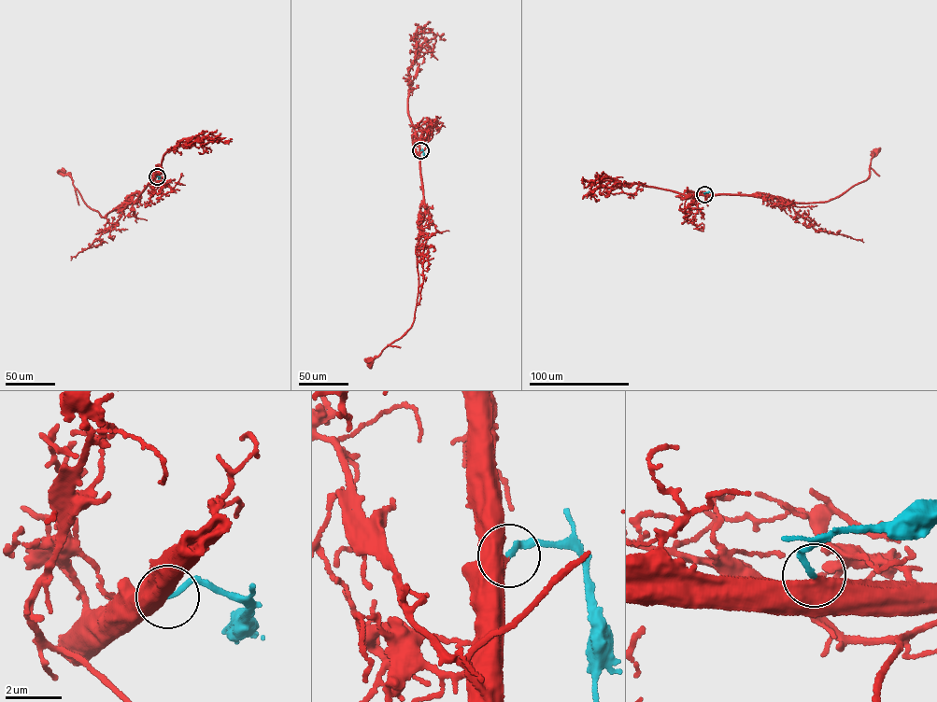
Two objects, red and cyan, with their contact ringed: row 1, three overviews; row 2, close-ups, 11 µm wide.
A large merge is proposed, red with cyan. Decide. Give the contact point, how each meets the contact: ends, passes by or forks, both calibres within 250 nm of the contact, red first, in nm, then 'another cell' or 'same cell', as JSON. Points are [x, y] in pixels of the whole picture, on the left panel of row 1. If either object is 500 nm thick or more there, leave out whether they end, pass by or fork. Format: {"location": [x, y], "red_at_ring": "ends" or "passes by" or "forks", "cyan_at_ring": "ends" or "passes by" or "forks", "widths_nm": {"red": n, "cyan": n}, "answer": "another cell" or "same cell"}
{"location": [157, 176], "widths_nm": {"red": 550, "cyan": 180}, "answer": "same cell"}

